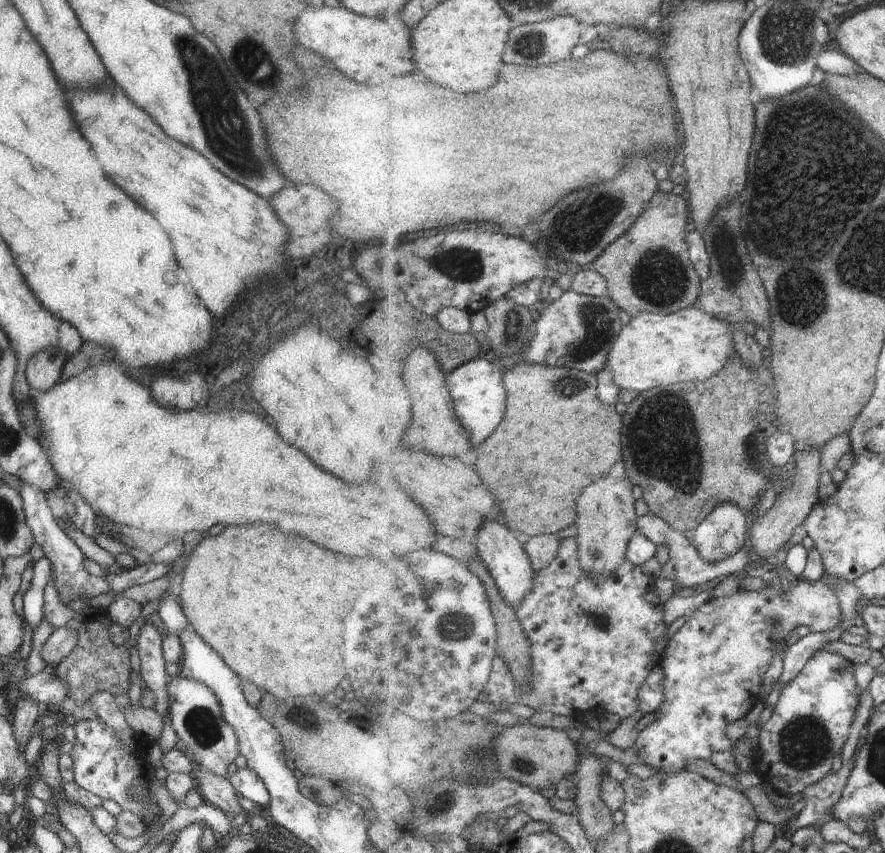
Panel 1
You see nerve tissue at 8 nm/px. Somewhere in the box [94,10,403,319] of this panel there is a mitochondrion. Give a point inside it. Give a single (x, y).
(222, 105)

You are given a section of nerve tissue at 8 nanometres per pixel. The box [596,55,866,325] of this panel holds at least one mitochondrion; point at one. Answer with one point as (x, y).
(786, 136)

